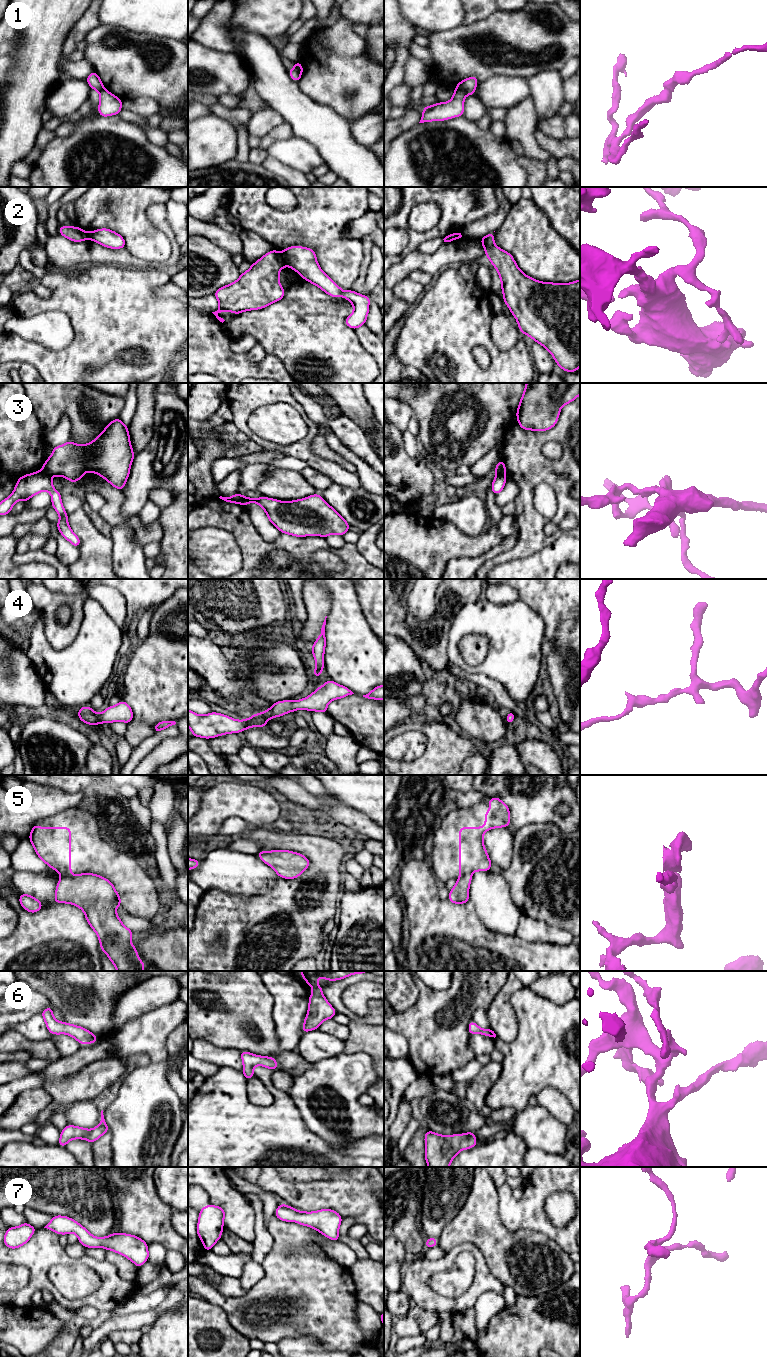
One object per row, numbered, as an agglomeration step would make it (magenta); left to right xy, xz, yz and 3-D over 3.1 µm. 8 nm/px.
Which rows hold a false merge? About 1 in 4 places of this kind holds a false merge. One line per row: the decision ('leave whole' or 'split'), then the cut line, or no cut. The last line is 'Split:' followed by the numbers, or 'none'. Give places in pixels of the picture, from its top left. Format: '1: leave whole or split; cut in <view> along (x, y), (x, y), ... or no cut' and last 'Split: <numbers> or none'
1: split; cut in yz along (455, 88), (462, 89), (467, 94)
2: split; cut in xz along (280, 254), (286, 264)
3: split; cut in xy along (42, 469), (50, 476)
4: leave whole; no cut
5: split; cut in yz along (470, 872), (460, 877)
6: leave whole; no cut
7: leave whole; no cut
Split: 1, 2, 3, 5

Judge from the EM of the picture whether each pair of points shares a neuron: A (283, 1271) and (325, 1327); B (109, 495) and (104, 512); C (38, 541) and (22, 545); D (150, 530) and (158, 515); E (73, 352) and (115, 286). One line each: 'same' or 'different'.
A: same
B: same
C: same
D: different
E: same

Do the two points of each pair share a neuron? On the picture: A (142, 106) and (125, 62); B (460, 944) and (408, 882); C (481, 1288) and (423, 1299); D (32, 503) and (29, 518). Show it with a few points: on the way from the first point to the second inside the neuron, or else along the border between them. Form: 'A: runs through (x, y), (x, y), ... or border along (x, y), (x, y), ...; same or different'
A: border along (122, 98), (150, 97), (161, 106); different
B: runs through (445, 929), (422, 906), (420, 897); same
C: runs through (467, 1299), (461, 1303), (437, 1303); same
D: border along (24, 507), (46, 508); different

